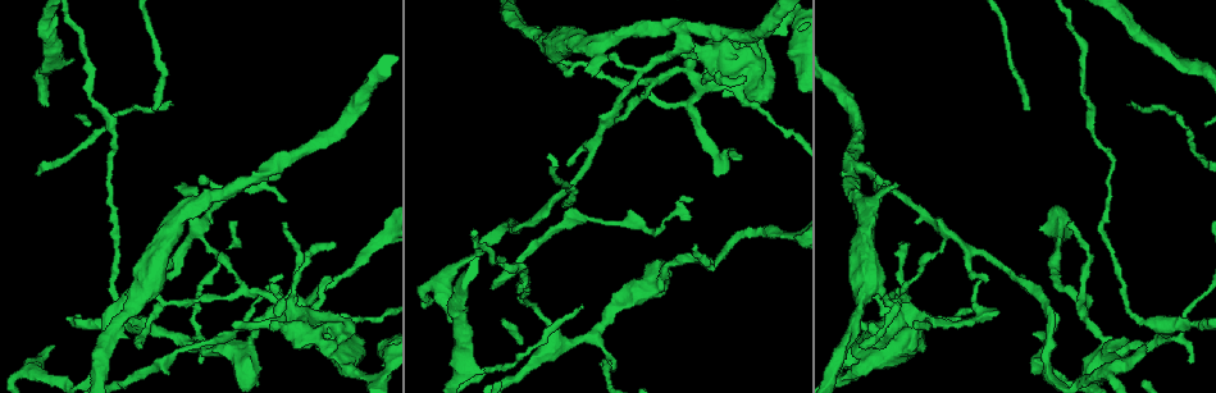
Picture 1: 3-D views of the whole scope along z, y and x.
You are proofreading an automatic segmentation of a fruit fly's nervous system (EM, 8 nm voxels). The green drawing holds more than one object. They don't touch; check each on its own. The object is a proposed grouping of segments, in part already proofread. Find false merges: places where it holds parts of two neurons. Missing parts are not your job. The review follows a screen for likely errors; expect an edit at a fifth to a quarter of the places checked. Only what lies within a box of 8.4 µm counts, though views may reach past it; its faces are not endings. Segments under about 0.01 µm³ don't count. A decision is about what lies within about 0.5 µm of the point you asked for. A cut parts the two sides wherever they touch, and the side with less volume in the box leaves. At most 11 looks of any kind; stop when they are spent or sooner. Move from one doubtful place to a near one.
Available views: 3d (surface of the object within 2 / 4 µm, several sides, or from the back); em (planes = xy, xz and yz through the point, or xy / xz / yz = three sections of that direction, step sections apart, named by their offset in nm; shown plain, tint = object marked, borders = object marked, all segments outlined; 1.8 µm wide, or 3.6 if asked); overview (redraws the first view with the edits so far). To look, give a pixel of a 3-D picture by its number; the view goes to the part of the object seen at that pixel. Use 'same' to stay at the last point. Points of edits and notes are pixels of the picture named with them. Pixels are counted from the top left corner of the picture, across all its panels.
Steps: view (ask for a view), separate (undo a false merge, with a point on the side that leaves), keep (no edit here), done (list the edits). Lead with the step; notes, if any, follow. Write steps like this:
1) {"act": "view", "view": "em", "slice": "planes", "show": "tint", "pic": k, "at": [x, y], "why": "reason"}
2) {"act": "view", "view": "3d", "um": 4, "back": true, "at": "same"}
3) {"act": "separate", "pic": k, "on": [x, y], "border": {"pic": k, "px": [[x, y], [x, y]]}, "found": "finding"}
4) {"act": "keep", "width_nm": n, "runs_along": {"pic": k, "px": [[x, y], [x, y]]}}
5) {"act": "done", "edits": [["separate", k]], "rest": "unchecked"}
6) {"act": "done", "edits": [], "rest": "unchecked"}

{"act": "view", "view": "3d", "um": 2, "back": true, "pic": 1, "at": [700, 88], "why": "calibre changes"}

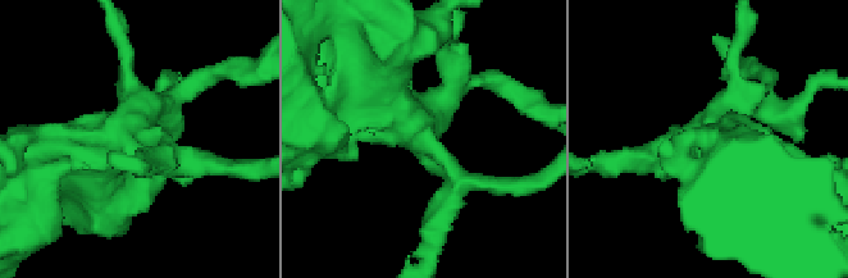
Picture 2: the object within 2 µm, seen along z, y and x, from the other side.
{"act": "view", "view": "em", "slice": "xz", "step": 4, "show": "tint", "pic": 2, "at": [718, 123]}

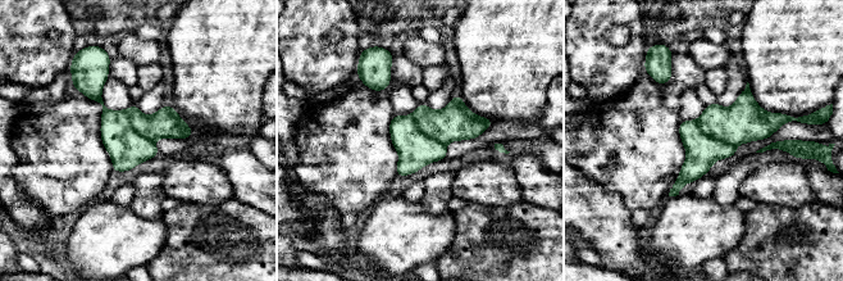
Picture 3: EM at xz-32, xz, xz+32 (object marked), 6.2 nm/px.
{"act": "view", "view": "em", "slice": "planes", "show": "tint", "at": "same"}

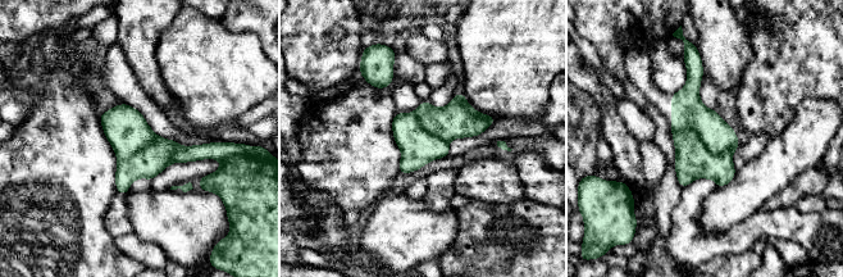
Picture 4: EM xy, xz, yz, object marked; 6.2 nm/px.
{"act": "keep", "found": "all the same neuron"}

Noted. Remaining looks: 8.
{"act": "view", "view": "em", "slice": "planes", "show": "tint", "pic": 1, "at": [268, 167], "why": "two arms in line, one across"}

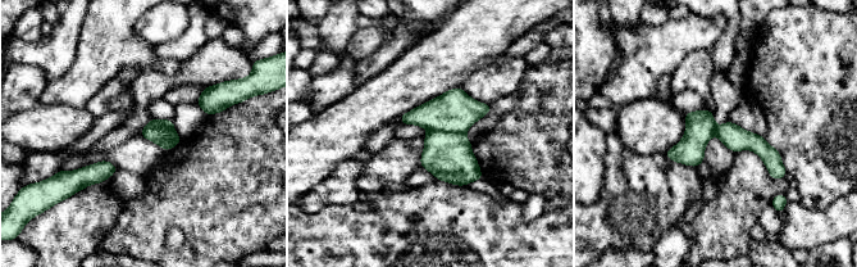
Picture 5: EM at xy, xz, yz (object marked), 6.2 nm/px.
{"act": "separate", "pic": 5, "on": [151, 132], "width_nm": 160, "border": {"pic": 5, "px": [[147, 123], [164, 130], [162, 145]]}, "found": "a second neuron is stuck on"}

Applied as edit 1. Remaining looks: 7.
{"act": "view", "view": "em", "slice": "yz", "step": 16, "show": "tint", "pic": 1, "at": [597, 335], "why": "three arms meet"}

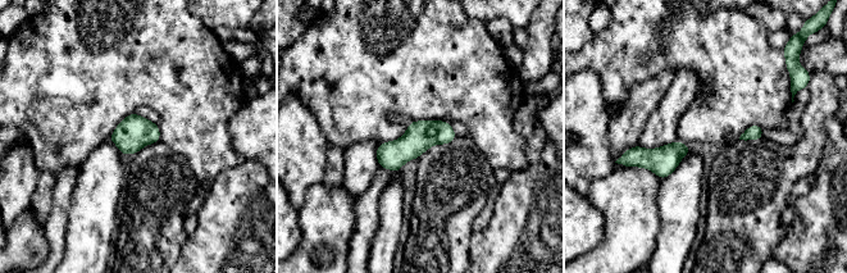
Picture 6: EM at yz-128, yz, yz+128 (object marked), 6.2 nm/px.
{"act": "view", "view": "em", "slice": "planes", "show": "tint", "at": "same"}

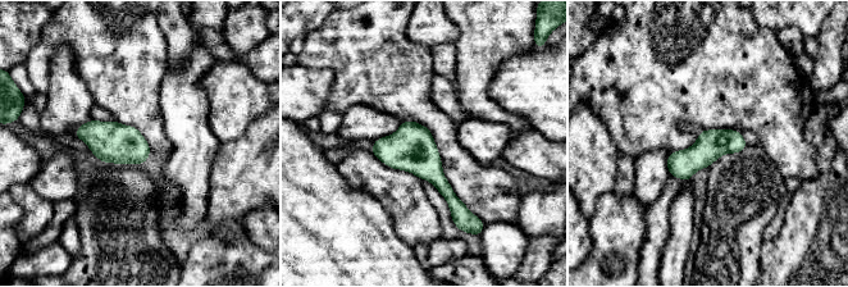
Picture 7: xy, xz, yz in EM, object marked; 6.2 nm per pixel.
{"act": "keep", "found": "continuous, no second neuron"}

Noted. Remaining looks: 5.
{"act": "view", "view": "3d", "um": 4, "pic": 1, "at": [1084, 302], "why": "a fork"}

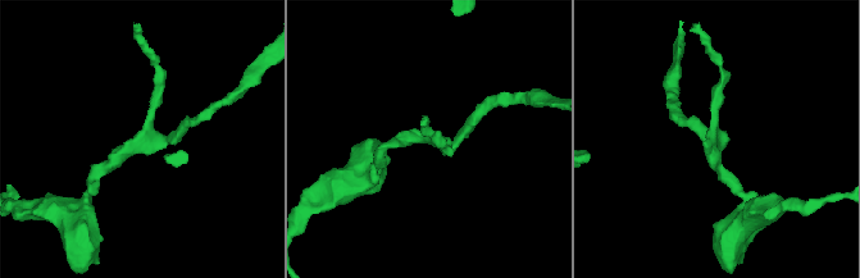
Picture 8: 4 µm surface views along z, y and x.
{"act": "view", "view": "em", "slice": "planes", "show": "tint", "pic": 8, "at": [137, 141], "arms": 3}

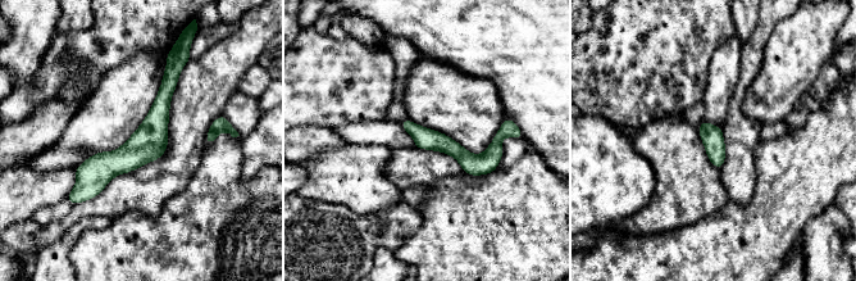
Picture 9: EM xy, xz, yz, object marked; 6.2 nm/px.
{"act": "keep", "width_nm": 140, "found": "one neuron here"}

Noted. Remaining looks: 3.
{"act": "done", "edits": [["separate", 5]], "rest": "unchecked"}

